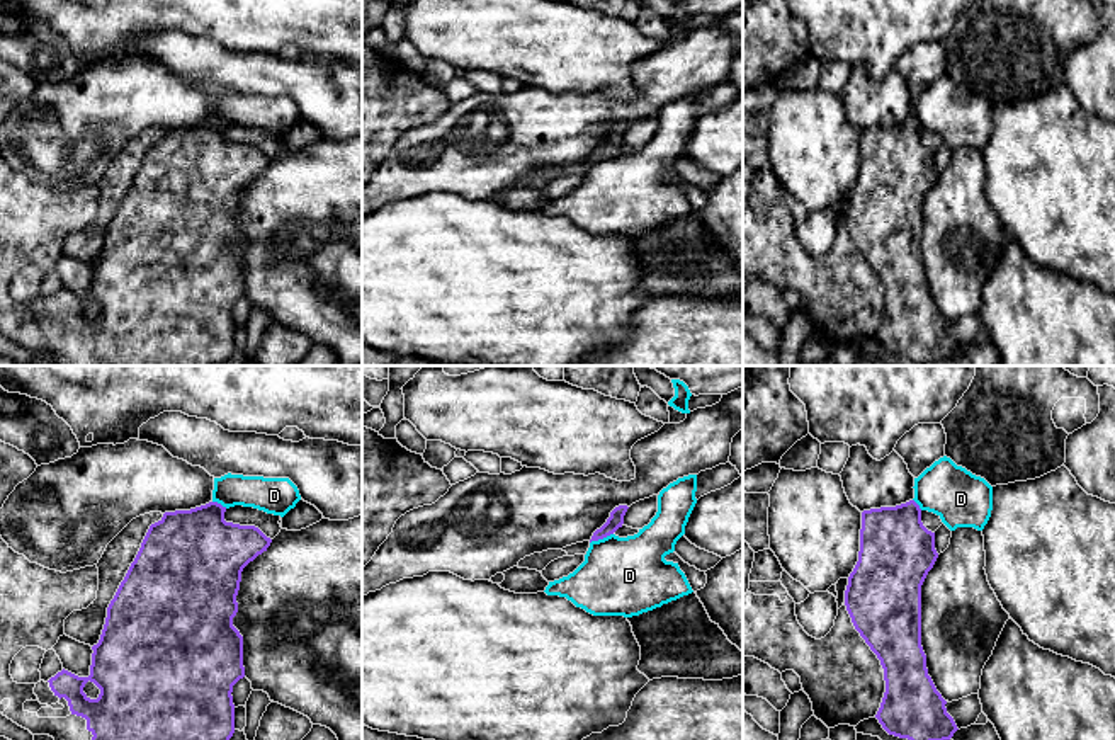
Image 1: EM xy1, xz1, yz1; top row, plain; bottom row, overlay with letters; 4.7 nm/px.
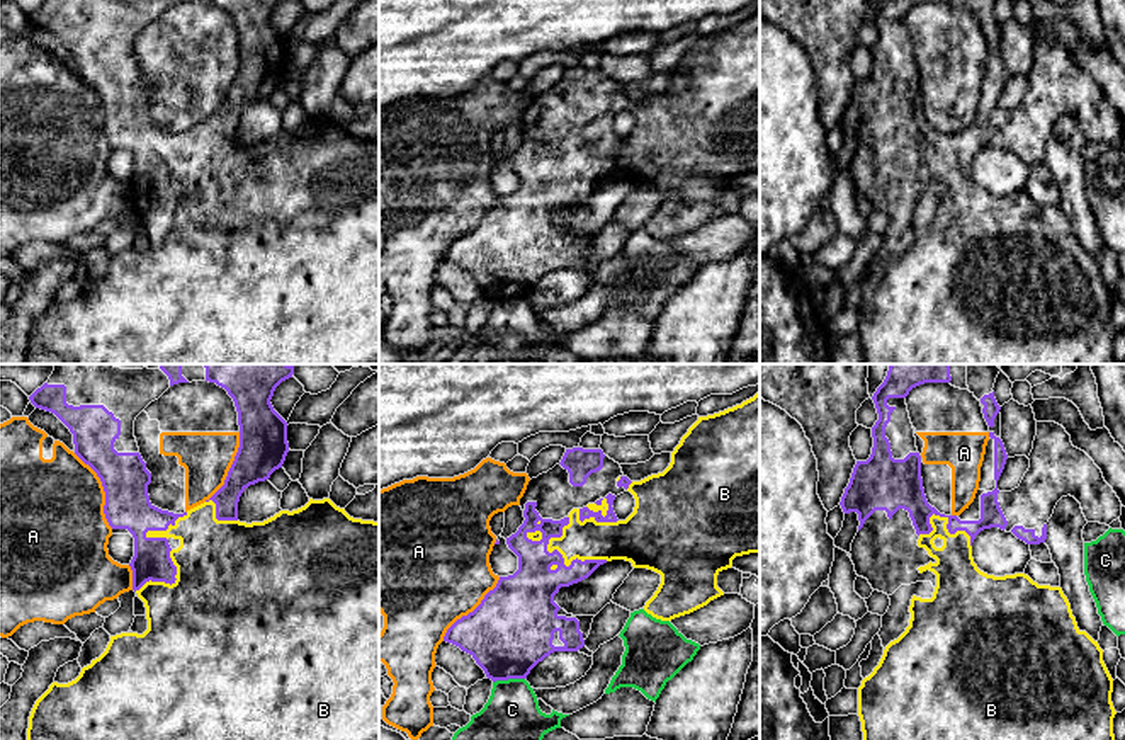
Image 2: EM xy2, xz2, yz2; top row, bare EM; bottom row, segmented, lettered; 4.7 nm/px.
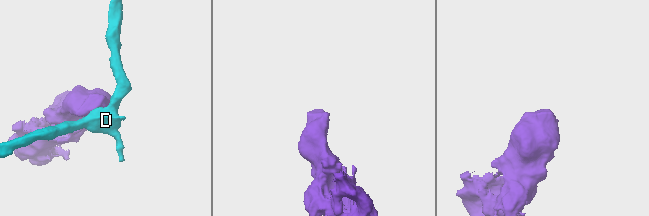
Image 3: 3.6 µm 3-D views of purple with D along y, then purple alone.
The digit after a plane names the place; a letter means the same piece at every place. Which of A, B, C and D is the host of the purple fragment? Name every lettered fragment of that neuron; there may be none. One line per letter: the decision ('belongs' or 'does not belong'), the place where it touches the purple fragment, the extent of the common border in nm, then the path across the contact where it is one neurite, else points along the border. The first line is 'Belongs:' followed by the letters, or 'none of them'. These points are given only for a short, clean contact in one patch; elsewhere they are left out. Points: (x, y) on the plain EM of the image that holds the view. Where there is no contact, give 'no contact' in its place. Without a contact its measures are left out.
Belongs: B
A: does not belong; contact xy2 (104, 109); length 400 nm
B: belongs; contact xz2 (573, 179); length 300 nm
C: does not belong; contact xz2 (508, 296); length 150 nm; border xz2 (524, 296), (497, 298), (493, 301)
D: does not belong; contact xz1 (600, 157); length 120 nm; border xz1 (612, 152), (590, 162)

